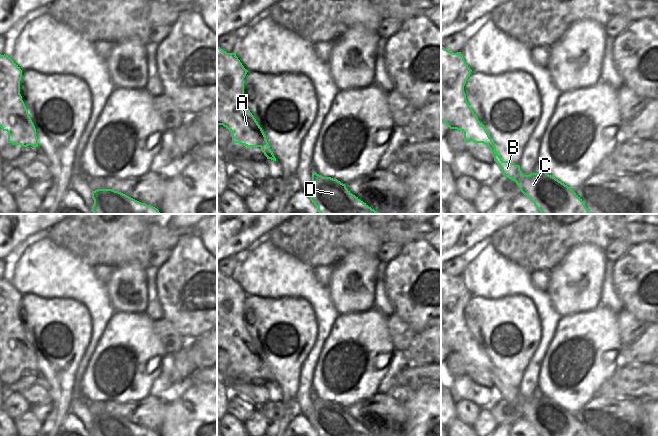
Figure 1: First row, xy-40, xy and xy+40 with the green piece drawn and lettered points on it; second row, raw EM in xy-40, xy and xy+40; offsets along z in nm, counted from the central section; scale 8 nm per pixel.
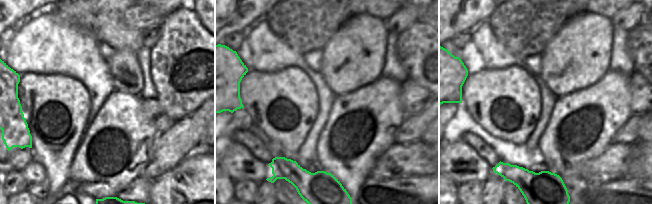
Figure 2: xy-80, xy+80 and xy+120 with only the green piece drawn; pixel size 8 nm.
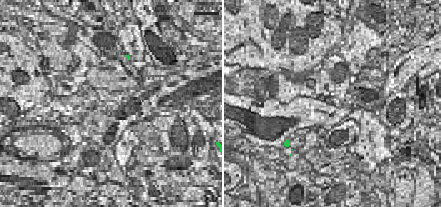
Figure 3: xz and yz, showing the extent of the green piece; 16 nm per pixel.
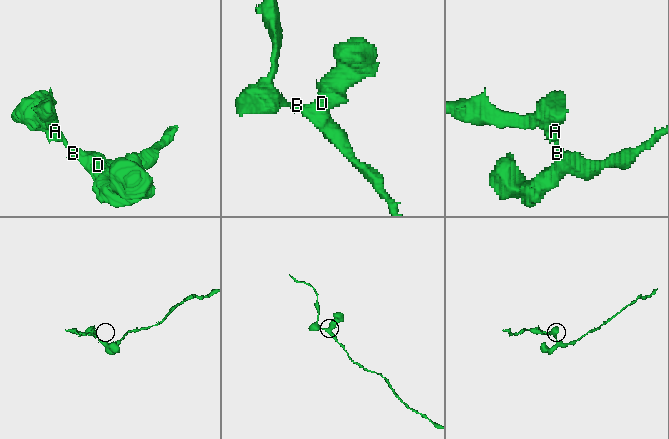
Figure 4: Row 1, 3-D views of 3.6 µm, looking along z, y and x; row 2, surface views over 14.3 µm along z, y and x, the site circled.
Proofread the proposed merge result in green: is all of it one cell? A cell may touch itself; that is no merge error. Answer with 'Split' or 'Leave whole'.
Leave whole.

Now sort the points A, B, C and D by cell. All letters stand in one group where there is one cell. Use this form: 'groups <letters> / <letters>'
groups A B C D

